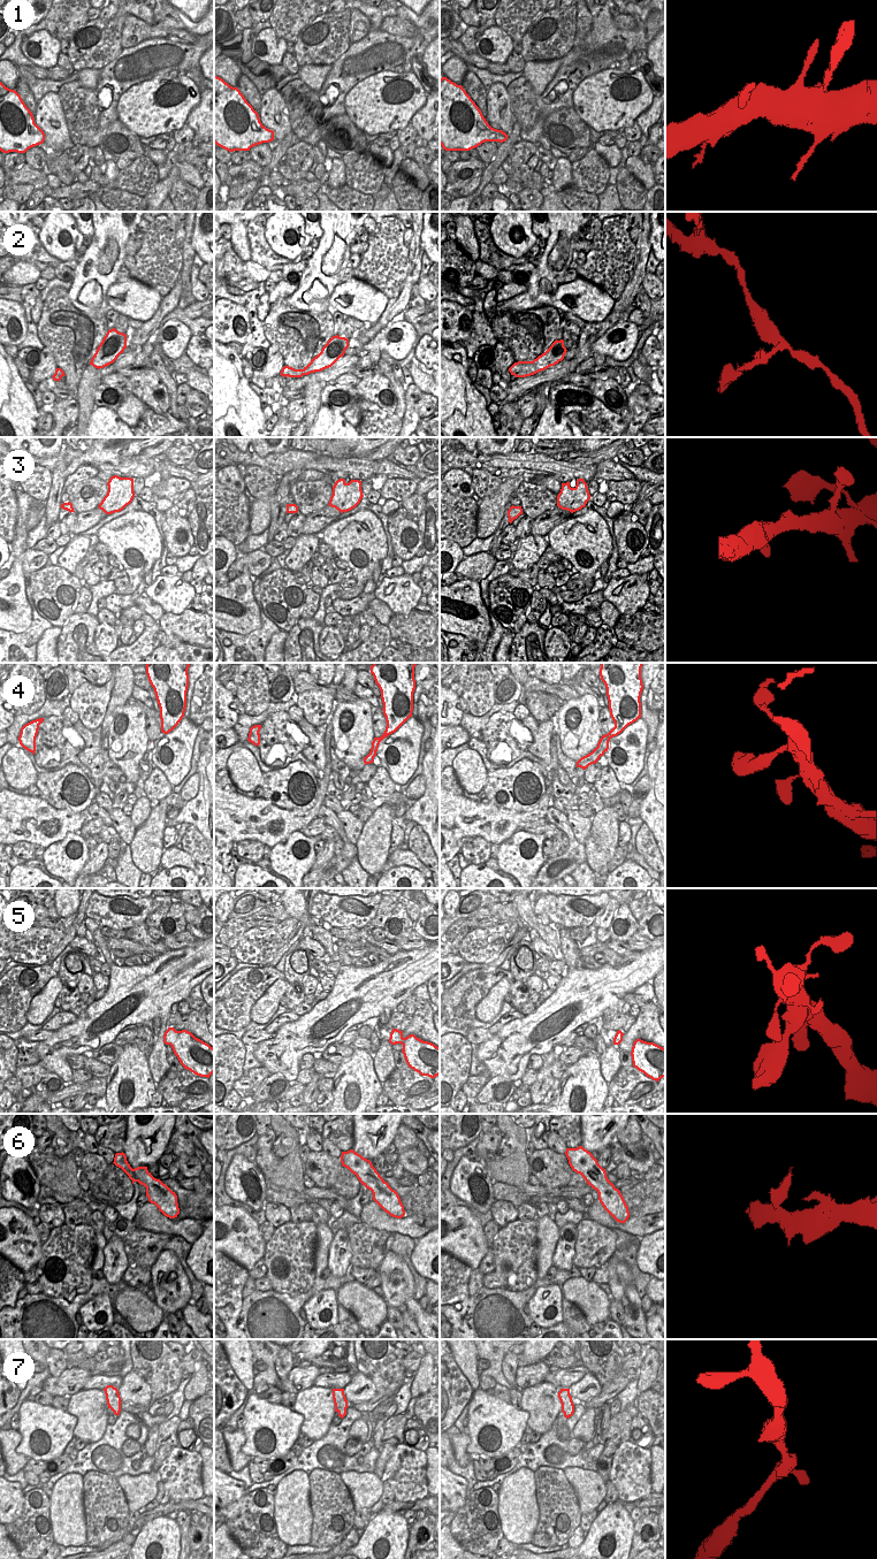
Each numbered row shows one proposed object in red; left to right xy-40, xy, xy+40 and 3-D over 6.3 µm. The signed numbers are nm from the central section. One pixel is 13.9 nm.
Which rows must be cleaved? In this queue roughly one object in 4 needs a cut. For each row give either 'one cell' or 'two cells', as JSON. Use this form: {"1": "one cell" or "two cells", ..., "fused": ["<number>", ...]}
{"1": "one cell", "2": "one cell", "3": "one cell", "4": "one cell", "5": "one cell", "6": "one cell", "7": "one cell", "fused": []}

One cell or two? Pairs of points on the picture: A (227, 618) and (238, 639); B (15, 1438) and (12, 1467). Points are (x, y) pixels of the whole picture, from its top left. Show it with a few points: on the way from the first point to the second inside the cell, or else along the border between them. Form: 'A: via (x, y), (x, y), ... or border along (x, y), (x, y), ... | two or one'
A: border along (260, 623), (257, 629), (245, 634), (226, 632) | two
B: via (12, 1445), (12, 1460) | one

